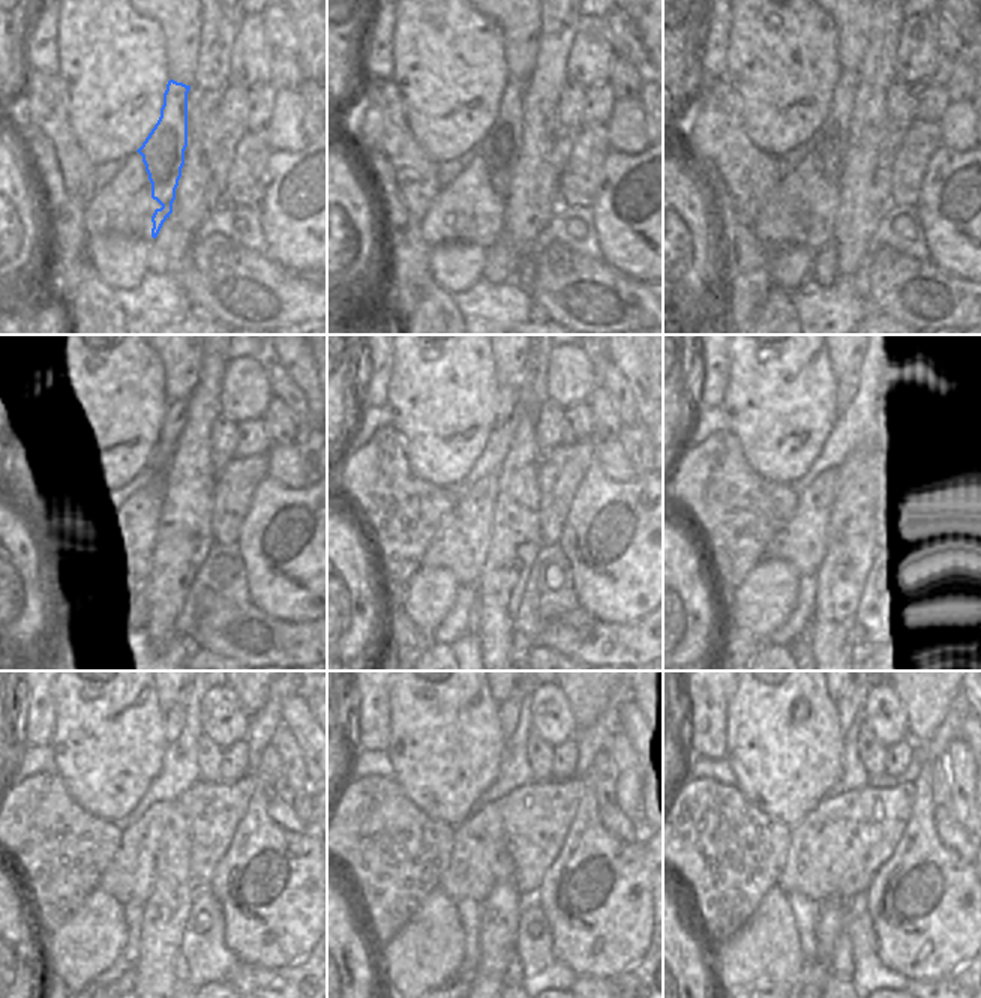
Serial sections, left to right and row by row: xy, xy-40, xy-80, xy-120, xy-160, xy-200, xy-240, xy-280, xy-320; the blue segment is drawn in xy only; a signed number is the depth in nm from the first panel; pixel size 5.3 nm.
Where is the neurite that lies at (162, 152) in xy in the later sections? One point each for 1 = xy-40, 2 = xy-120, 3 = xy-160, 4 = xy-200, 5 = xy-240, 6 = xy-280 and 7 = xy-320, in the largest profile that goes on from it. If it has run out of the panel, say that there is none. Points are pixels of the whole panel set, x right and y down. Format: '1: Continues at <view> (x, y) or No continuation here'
1: Continues at xy-40 (500, 147)
2: Continues at xy-120 (176, 416)
3: Continues at xy-160 (507, 396)
4: Continues at xy-200 (845, 387)
5: Continues at xy-240 (174, 718)
6: Continues at xy-280 (510, 709)
7: Continues at xy-320 (848, 706).

